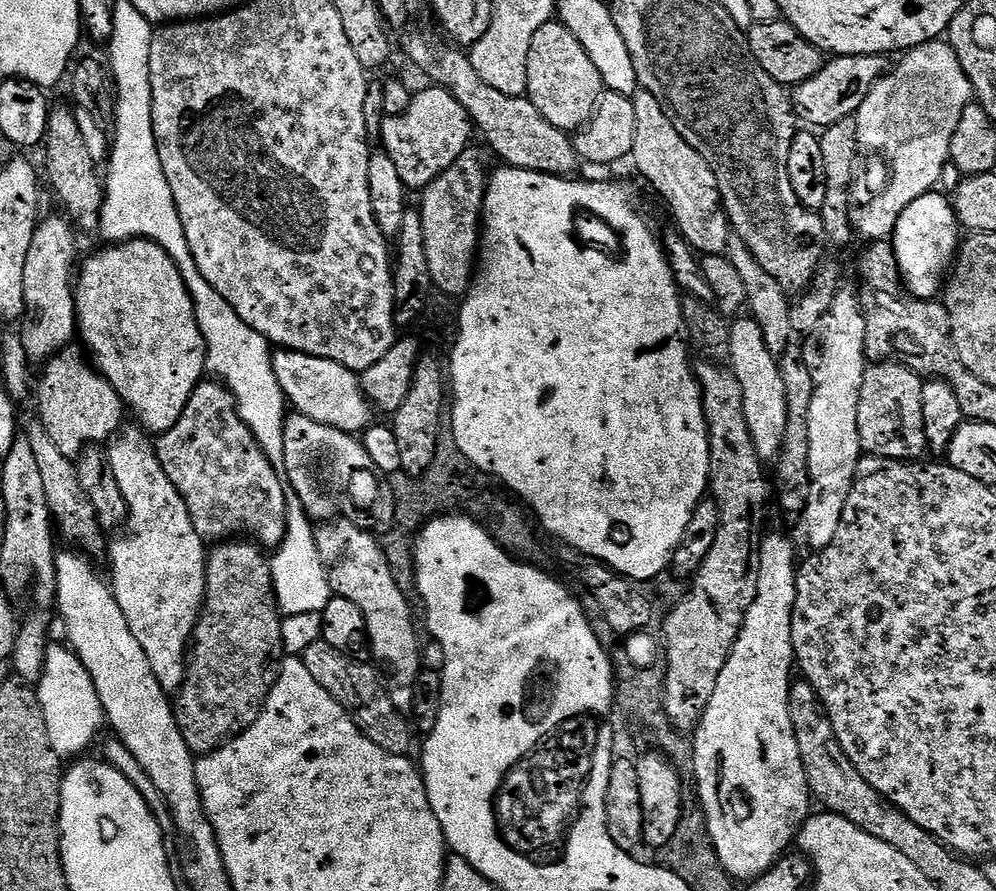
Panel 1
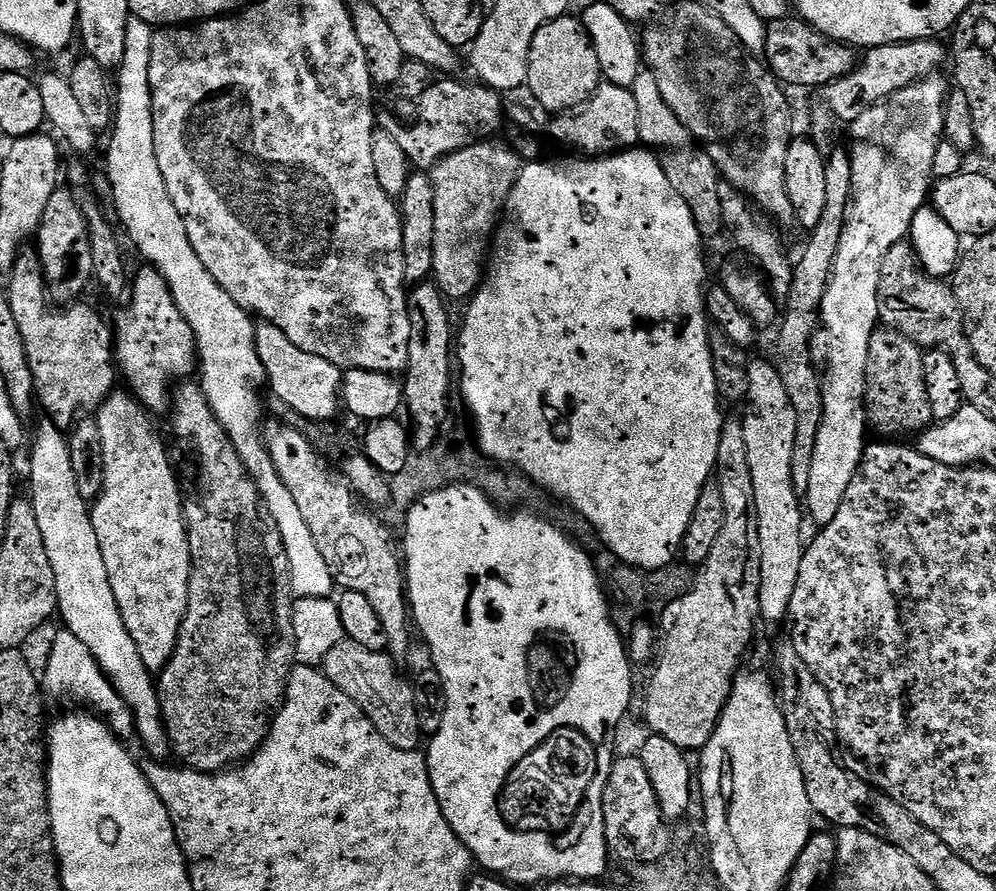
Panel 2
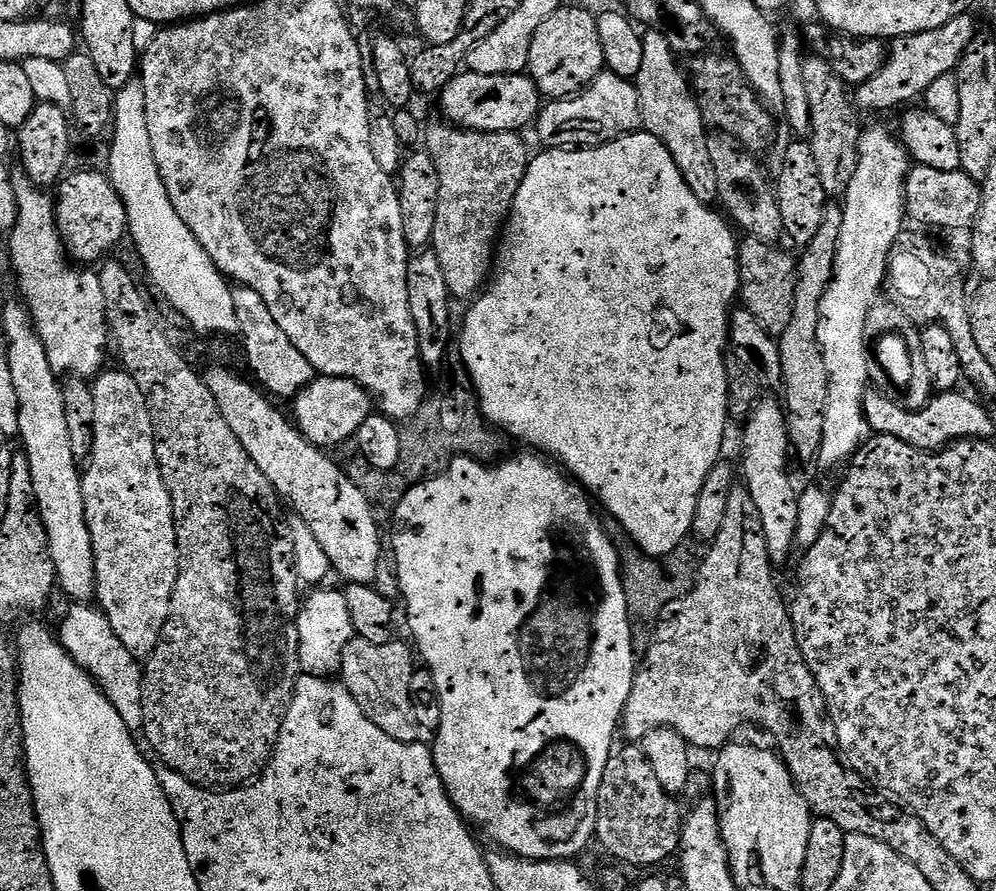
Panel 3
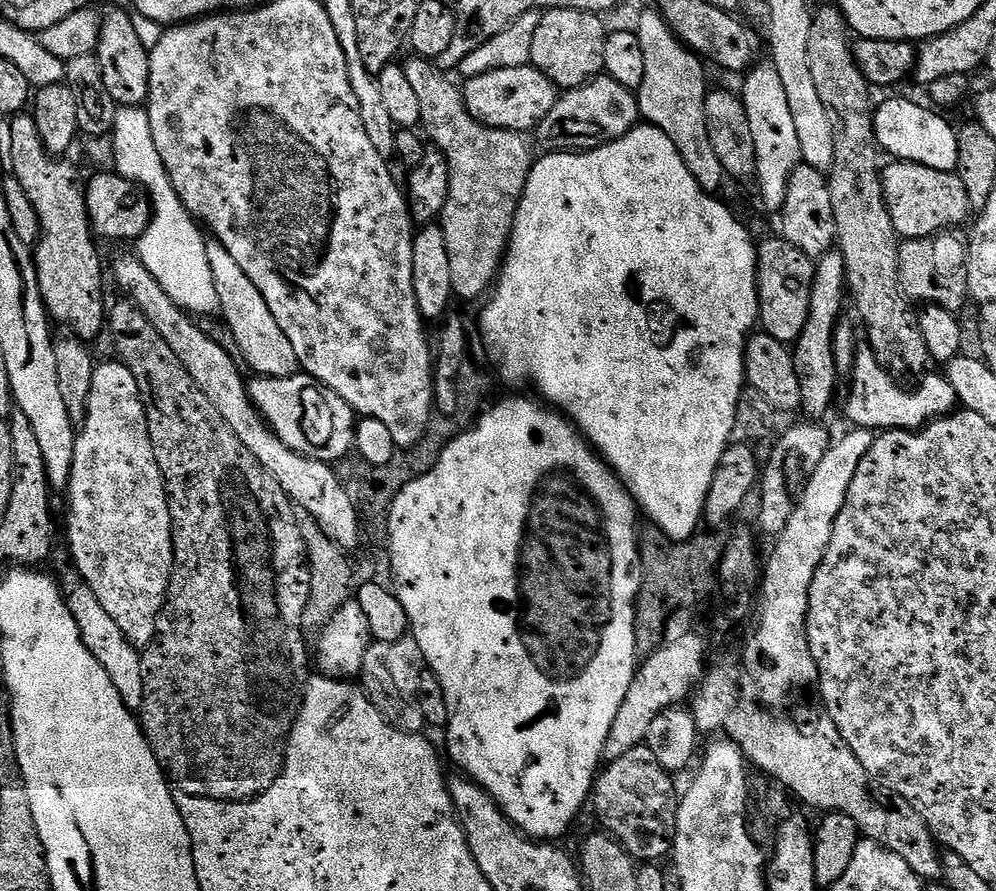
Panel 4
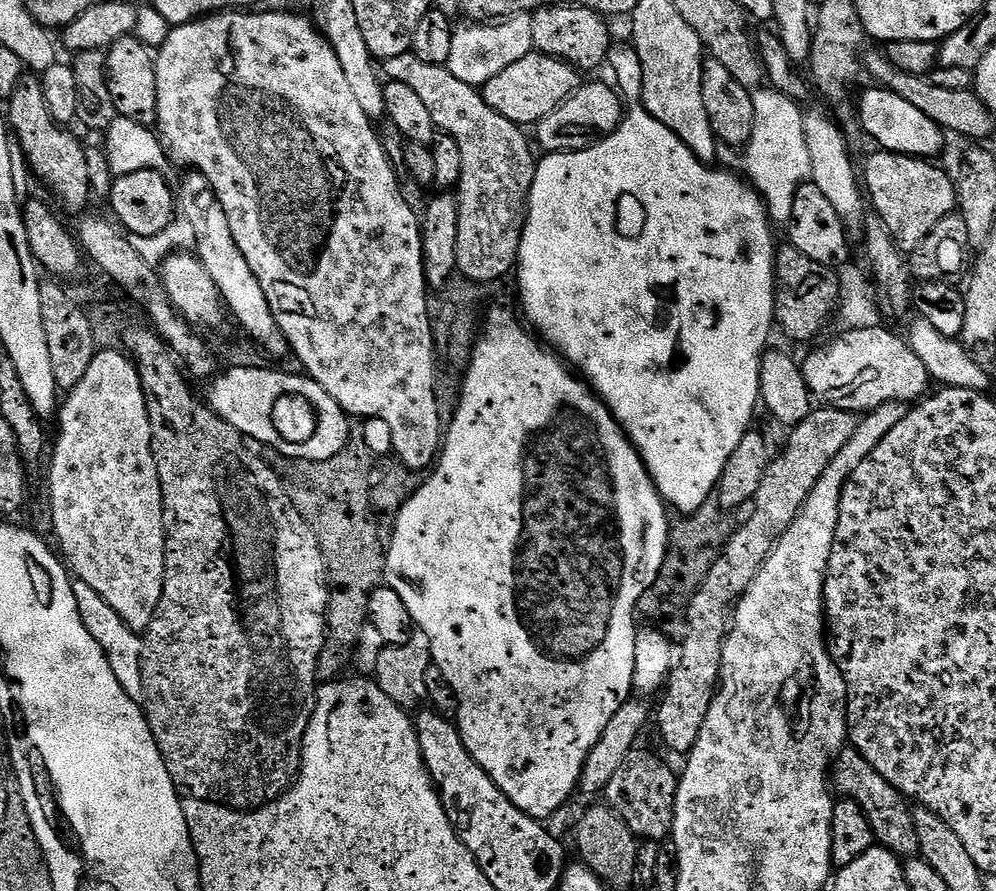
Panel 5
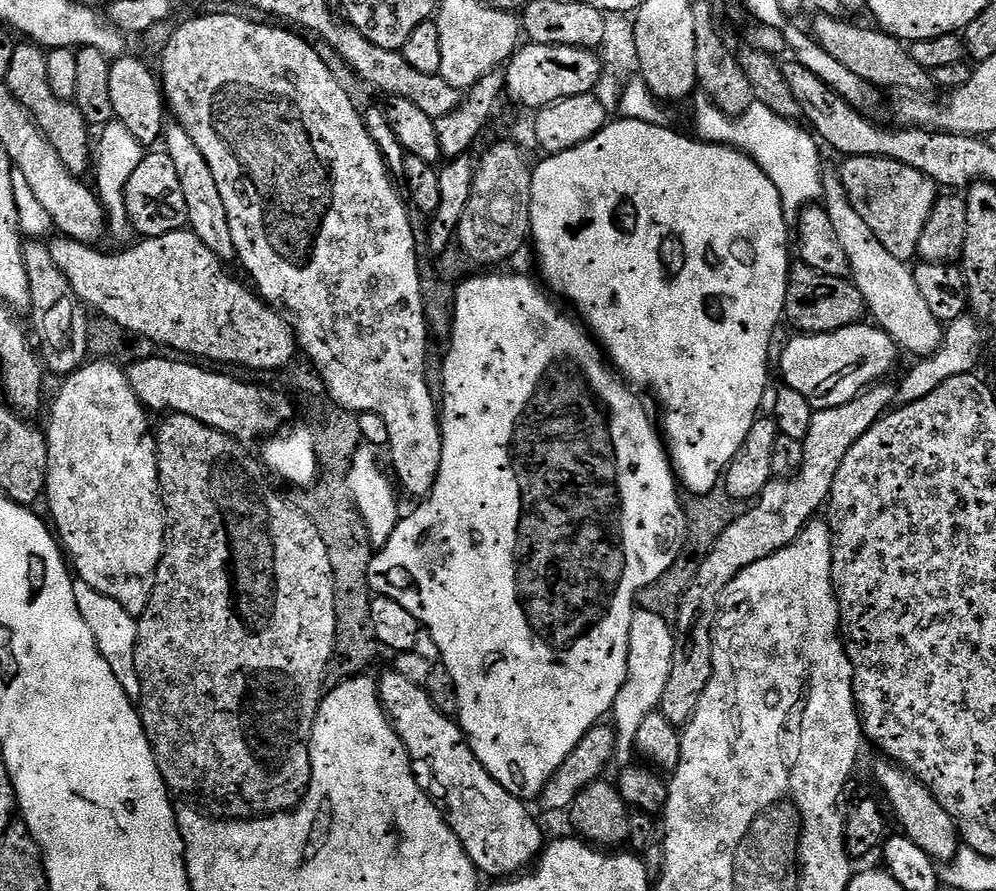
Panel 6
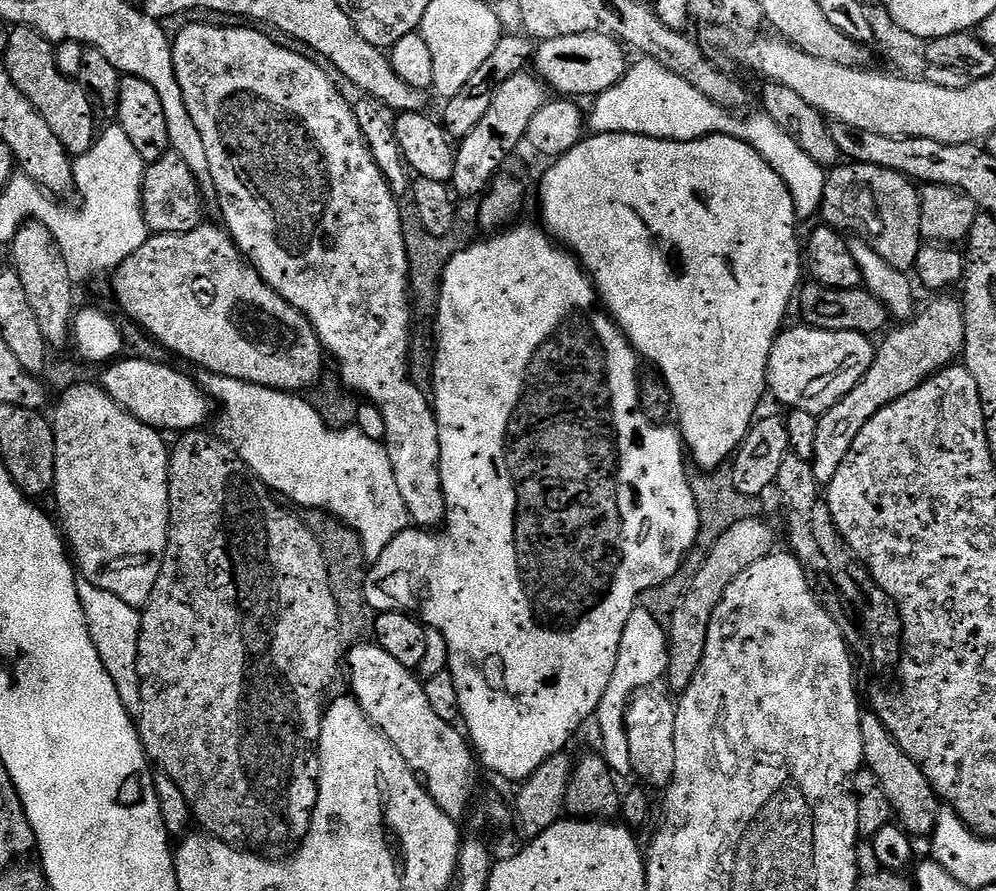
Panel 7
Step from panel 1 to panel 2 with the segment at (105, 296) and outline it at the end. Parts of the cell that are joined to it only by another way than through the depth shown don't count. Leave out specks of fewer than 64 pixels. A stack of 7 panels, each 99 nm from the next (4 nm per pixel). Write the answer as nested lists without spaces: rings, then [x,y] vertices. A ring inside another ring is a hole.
[[[144,266],[137,276],[135,273],[126,307],[125,312],[117,314],[116,324],[114,320],[114,360],[119,375],[128,379],[127,387],[149,413],[167,413],[174,385],[187,381],[188,375],[197,371],[196,335],[190,330],[190,322],[182,318],[166,278],[156,268]]]

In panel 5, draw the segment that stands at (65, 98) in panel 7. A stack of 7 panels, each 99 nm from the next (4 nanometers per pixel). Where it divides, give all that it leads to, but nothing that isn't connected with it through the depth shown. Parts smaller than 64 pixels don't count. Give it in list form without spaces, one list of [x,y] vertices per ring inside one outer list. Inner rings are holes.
[[[25,74],[20,78],[20,85],[6,101],[8,107],[7,123],[15,143],[24,151],[28,159],[27,167],[31,175],[36,176],[52,188],[52,192],[69,208],[80,214],[88,204],[88,195],[92,192],[92,168],[88,165],[88,156],[80,145],[80,140],[65,125],[60,124],[50,114],[50,106],[46,106],[46,94],[42,94],[40,76]],[[20,143],[20,144],[19,144]],[[32,167],[32,168],[31,168]],[[36,175],[36,176],[35,176]],[[84,208],[84,209],[83,209]]]

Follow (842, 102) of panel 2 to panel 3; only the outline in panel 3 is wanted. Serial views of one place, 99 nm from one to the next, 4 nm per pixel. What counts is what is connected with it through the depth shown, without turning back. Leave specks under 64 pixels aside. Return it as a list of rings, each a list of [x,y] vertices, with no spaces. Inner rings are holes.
[[[965,14],[954,18],[950,22],[946,22],[946,26],[942,26],[938,30],[926,30],[925,32],[919,32],[913,36],[897,36],[895,40],[891,41],[890,47],[888,48],[888,58],[885,60],[882,70],[878,70],[878,74],[874,78],[870,78],[870,82],[865,84],[857,84],[854,88],[854,103],[861,113],[867,114],[867,112],[888,112],[891,108],[900,108],[903,109],[905,106],[903,104],[908,104],[911,100],[919,101],[923,97],[926,90],[930,90],[931,84],[937,80],[937,78],[942,78],[942,74],[950,74],[951,72],[956,71],[956,67],[960,65],[960,59],[962,54],[966,54],[966,50],[970,46],[970,42],[974,39],[977,39],[978,32],[976,32],[976,20],[972,17],[972,14]]]

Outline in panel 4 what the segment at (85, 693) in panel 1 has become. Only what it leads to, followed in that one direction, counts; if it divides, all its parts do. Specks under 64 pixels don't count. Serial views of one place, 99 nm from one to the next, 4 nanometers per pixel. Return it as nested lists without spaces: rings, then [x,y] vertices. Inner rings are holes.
[[[87,586],[79,587],[72,593],[69,591],[66,599],[74,622],[78,622],[82,642],[86,646],[86,650],[90,650],[90,654],[94,654],[94,658],[98,658],[98,662],[102,662],[102,670],[106,670],[106,674],[110,674],[110,682],[114,682],[114,686],[118,686],[118,694],[122,698],[122,702],[128,709],[138,712],[144,701],[145,692],[145,683],[142,682],[141,653],[126,638],[126,634],[122,634],[118,622],[114,622],[114,618],[110,618],[110,614],[106,614],[106,609],[103,608],[102,602],[98,602],[94,590],[90,590]]]

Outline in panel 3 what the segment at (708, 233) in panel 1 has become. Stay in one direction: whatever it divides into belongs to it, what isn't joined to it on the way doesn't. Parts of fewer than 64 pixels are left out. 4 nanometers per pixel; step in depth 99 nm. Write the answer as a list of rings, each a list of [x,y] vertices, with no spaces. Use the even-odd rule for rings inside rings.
[[[651,30],[643,33],[642,67],[634,79],[638,90],[638,102],[640,103],[640,123],[643,131],[650,133],[662,146],[670,150],[678,170],[682,172],[682,178],[690,190],[694,190],[694,198],[698,198],[704,204],[712,206],[718,200],[718,177],[714,175],[714,162],[710,162],[710,150],[708,149],[709,129],[702,118],[702,110],[698,106],[689,77],[680,69],[681,61],[677,53],[673,52],[670,42],[660,32]]]

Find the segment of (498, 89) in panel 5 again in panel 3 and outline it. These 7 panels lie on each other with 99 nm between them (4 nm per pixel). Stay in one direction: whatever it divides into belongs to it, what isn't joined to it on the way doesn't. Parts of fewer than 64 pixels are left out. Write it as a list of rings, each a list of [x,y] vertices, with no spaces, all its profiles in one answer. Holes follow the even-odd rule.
[[[461,71],[438,93],[440,108],[449,125],[459,126],[469,132],[519,133],[533,123],[540,114],[542,97],[531,76],[495,76]]]

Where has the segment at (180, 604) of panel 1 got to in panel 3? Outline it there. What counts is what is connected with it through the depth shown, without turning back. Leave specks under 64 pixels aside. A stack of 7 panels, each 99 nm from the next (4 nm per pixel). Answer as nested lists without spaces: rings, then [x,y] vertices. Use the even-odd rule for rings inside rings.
[[[105,370],[95,377],[92,384],[92,393],[94,394],[94,446],[92,447],[91,457],[82,472],[82,494],[84,495],[84,509],[86,510],[86,526],[90,530],[90,538],[94,546],[94,566],[96,567],[96,594],[94,600],[109,620],[110,626],[114,628],[114,634],[122,640],[126,650],[137,658],[147,658],[160,645],[160,638],[164,635],[164,627],[170,614],[172,595],[180,577],[180,551],[176,541],[174,510],[170,502],[170,494],[166,490],[166,482],[162,482],[162,474],[156,457],[154,426],[150,418],[150,410],[146,406],[146,398],[142,398],[142,390],[138,390],[138,382],[134,382],[134,378],[129,372]]]

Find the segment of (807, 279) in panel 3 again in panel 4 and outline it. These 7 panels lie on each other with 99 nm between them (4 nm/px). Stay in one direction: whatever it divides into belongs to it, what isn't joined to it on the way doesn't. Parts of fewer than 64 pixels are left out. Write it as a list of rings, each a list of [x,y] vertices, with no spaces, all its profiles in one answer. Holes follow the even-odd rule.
[[[833,250],[819,257],[815,261],[816,273],[812,275],[812,289],[810,290],[810,308],[806,324],[794,345],[796,357],[796,374],[800,387],[800,408],[808,418],[824,418],[832,399],[836,396],[836,359],[832,337],[836,335],[840,316],[840,306],[843,304],[844,292],[846,296],[846,262],[839,250]]]

